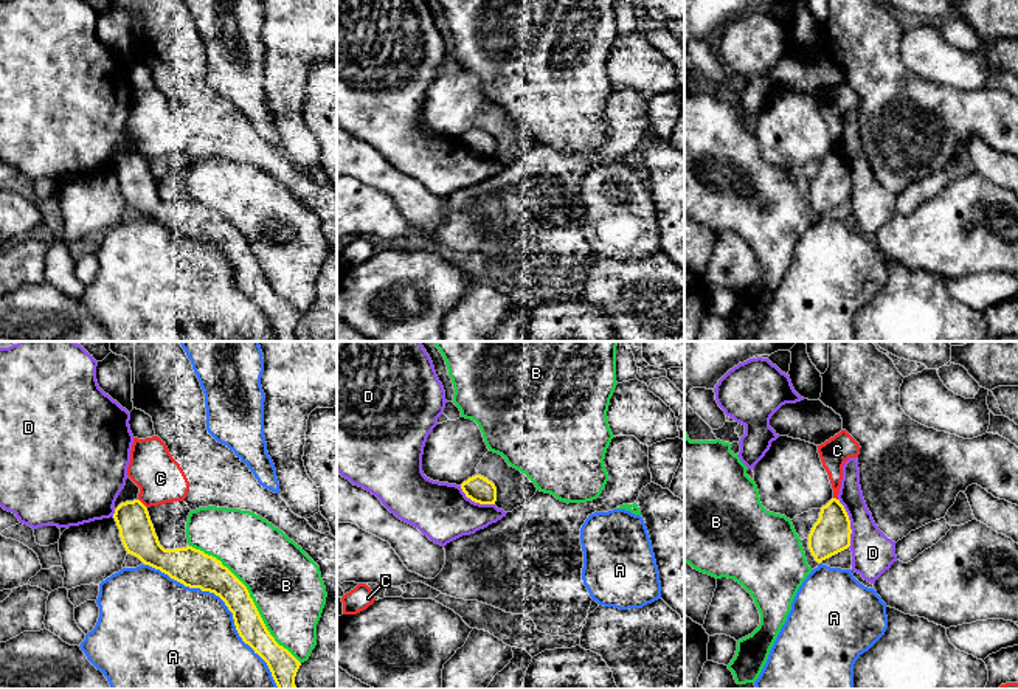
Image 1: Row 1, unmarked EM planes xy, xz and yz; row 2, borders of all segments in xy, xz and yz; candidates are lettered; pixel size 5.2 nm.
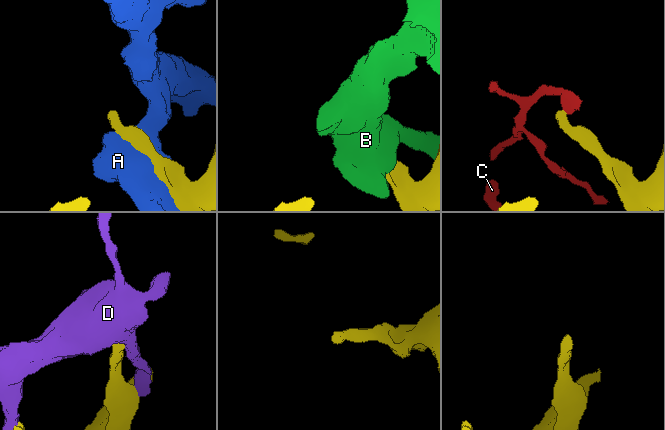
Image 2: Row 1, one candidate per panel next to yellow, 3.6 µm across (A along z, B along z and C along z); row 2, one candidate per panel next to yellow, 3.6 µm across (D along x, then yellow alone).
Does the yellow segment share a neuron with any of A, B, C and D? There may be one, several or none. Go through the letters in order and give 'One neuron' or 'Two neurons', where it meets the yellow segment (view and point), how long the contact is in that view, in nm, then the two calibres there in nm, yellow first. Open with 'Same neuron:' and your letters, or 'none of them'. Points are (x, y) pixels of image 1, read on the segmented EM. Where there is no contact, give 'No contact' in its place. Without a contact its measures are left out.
Same neuron: none of them
A: Two neurons. Touches yellow at xy (225, 604). Shared border 950 nm. Thickness 200 nm (yellow) against 480 nm
B: Two neurons. Touches yellow at xy (250, 598). Shared border 850 nm. Thickness 170 nm (yellow) against 380 nm
C: Two neurons. Touches yellow at xy (141, 503). Shared border 70 nm. Thickness 180 nm (yellow) against 240 nm
D: Two neurons. Touches yellow at yz (849, 523). Shared border 260 nm. Thickness 200 nm (yellow) against 220 nm

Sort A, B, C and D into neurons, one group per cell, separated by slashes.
A / B / C / D

